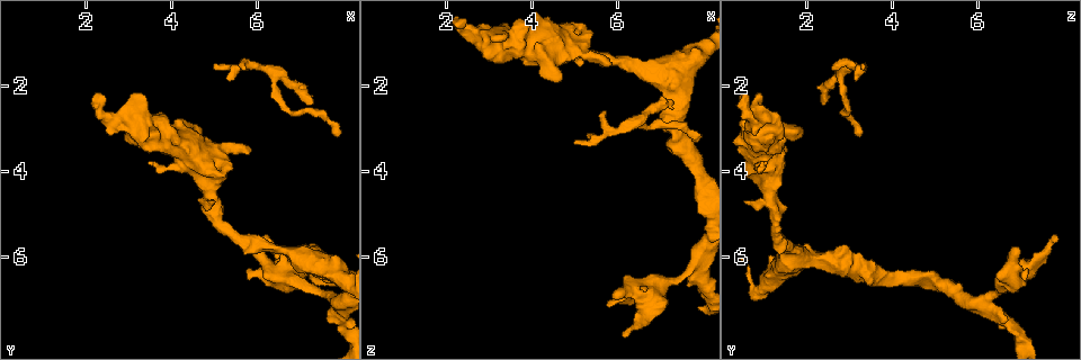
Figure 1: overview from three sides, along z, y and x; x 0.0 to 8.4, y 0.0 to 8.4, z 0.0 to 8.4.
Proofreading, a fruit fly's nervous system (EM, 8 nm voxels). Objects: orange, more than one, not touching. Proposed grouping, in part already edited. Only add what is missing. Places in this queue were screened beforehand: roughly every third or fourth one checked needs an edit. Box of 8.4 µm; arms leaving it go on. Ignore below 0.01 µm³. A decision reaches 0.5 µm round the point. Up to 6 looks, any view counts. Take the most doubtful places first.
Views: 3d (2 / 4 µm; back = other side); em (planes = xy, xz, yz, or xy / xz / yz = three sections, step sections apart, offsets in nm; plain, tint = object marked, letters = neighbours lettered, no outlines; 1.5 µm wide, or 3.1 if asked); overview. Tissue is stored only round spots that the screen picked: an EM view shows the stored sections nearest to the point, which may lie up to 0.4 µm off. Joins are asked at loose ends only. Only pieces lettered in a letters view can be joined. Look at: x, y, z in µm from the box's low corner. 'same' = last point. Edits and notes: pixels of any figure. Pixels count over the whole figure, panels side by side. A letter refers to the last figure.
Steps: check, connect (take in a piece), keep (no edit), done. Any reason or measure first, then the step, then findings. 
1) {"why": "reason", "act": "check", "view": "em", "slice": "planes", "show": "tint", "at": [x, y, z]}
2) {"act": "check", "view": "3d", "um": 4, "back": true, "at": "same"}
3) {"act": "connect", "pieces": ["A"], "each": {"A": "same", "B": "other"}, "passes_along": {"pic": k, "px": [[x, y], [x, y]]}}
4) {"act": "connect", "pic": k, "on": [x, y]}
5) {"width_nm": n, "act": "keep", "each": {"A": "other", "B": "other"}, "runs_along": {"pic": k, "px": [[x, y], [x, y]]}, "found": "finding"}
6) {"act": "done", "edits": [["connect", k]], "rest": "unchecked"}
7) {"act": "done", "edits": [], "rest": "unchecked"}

{"act": "check", "view": "em", "slice": "planes", "show": "letters", "at": [4.90, 1.50, 3.35]}

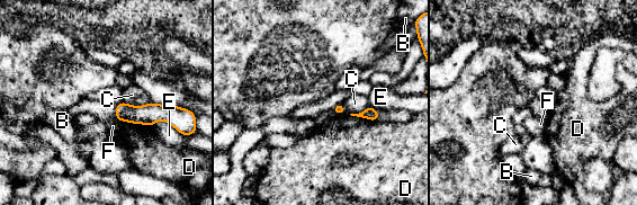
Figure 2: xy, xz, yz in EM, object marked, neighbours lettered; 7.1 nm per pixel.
{"act": "keep", "each": {"B": "other", "C": "other", "D": "other", "E": "other", "F": "other"}, "runs_along": {"pic": 2, "px": [[172, 109], [118, 116]]}, "found": "none of them fits"}

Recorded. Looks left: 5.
{"why": "branch stops here", "act": "check", "view": "3d", "um": 2, "at": [7.95, 3.10, 3.30]}

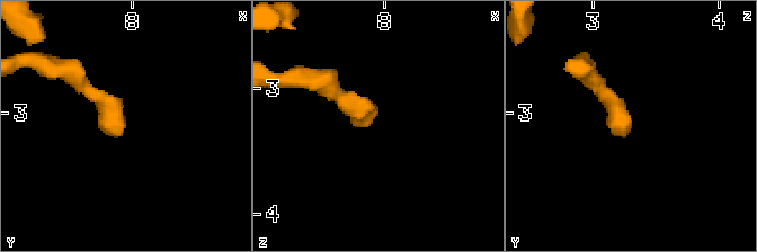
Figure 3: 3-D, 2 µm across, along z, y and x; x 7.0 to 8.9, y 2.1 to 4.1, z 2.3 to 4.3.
{"why": "now the EM", "act": "check", "view": "em", "slice": "xz", "step": 8, "show": "tint", "at": [7.92, 3.12, 3.24]}

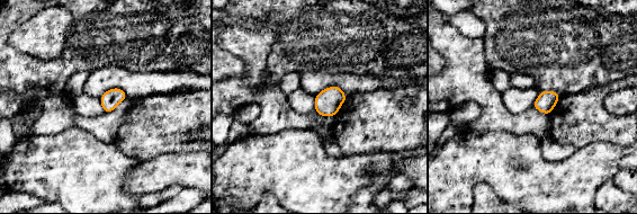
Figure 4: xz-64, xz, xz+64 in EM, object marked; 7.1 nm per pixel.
{"why": "another direction", "act": "check", "view": "em", "slice": "planes", "show": "letters", "at": "same"}

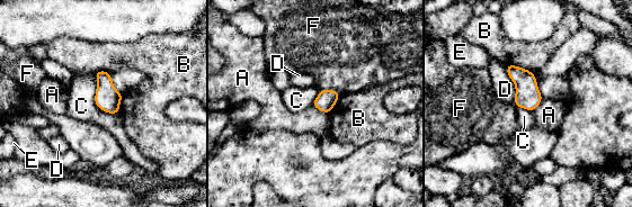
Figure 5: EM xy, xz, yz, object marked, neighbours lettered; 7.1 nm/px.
{"act": "keep", "each": {"A": "other", "B": "other", "C": "other", "D": "other", "E": "other", "F": "other"}, "found": "no lettered piece goes on from it"}

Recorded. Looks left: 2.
{"act": "done", "edits": [], "rest": "unchecked"}

